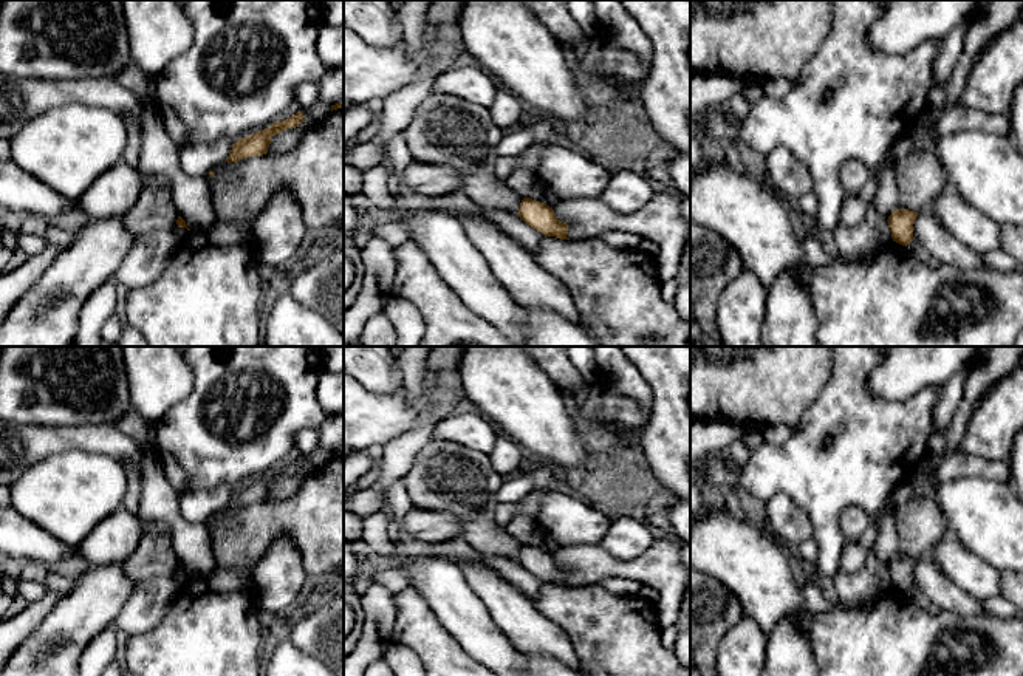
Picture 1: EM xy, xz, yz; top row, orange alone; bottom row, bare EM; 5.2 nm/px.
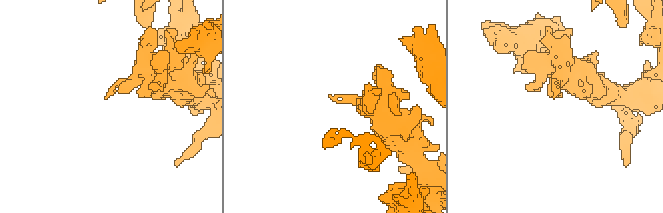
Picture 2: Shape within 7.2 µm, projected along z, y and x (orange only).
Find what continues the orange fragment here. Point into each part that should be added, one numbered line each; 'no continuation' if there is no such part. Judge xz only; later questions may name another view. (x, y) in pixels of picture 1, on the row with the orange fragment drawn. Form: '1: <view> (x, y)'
no continuation

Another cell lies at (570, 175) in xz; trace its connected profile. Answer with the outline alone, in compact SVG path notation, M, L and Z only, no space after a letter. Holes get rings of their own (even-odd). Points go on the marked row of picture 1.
M549 142L535 173L562 200L600 198L611 179L611 173L590 158Z

